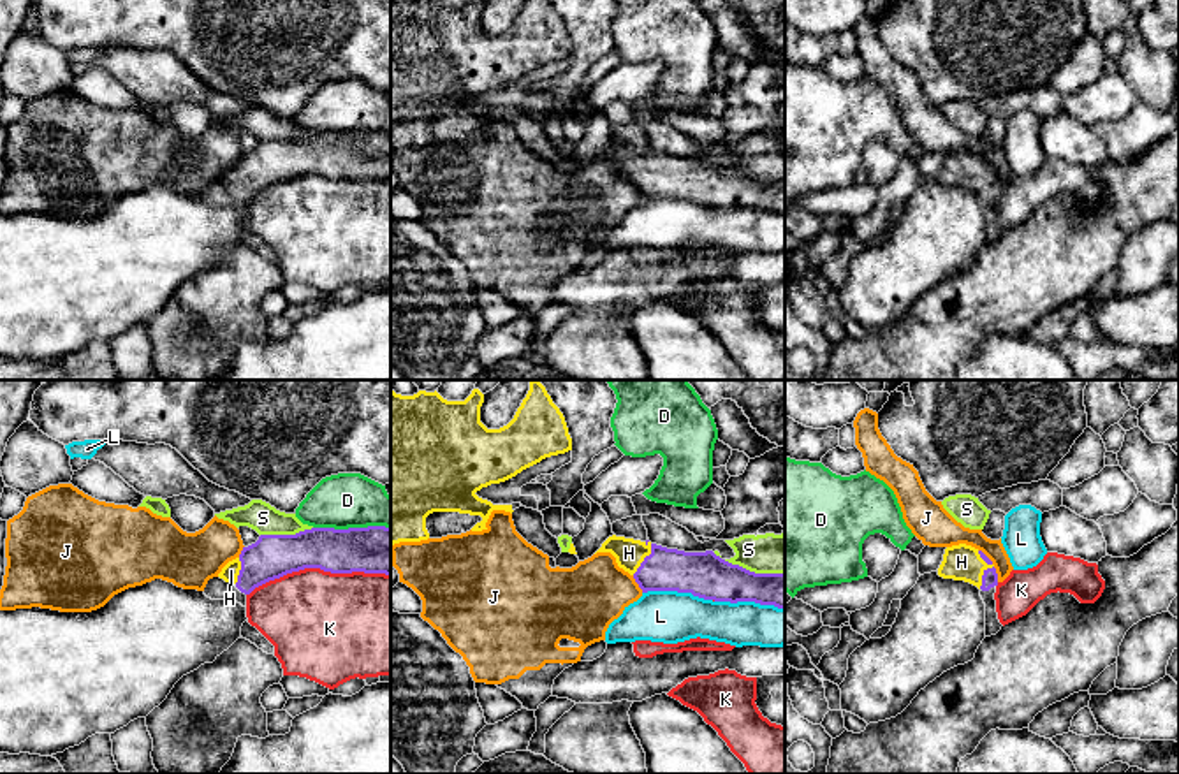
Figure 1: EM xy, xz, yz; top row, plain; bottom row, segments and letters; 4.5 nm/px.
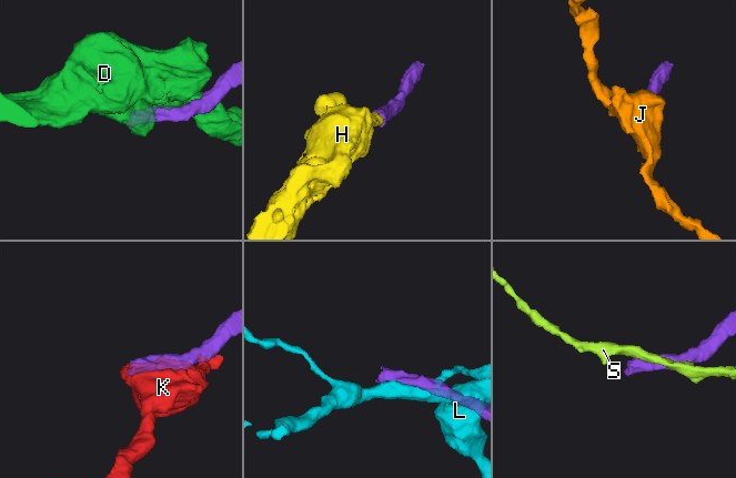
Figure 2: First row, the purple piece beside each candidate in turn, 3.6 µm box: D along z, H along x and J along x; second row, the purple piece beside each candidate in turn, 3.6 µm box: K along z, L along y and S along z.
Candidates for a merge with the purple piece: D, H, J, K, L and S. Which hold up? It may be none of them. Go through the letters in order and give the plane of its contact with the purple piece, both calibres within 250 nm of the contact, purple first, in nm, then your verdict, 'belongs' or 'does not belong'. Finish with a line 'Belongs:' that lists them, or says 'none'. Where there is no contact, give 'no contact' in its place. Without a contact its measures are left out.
D: meets purple in xy; 220 nm thick on the purple side, 260 nm on the other; does not belong
H: meets purple in yz; 80 nm thick on the purple side, 160 nm on the other; belongs
J: meets purple in xz; 190 nm thick on the purple side, 320 nm on the other; does not belong
K: meets purple in xy; 200 nm thick on the purple side, 460 nm on the other; does not belong
L: meets purple in xz; 200 nm thick on the purple side, 240 nm on the other; does not belong
S: meets purple in xz; 200 nm thick on the purple side, 180 nm on the other; does not belong
Belongs: H

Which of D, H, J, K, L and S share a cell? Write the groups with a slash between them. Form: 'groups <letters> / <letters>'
groups D / H / J / K / L / S

